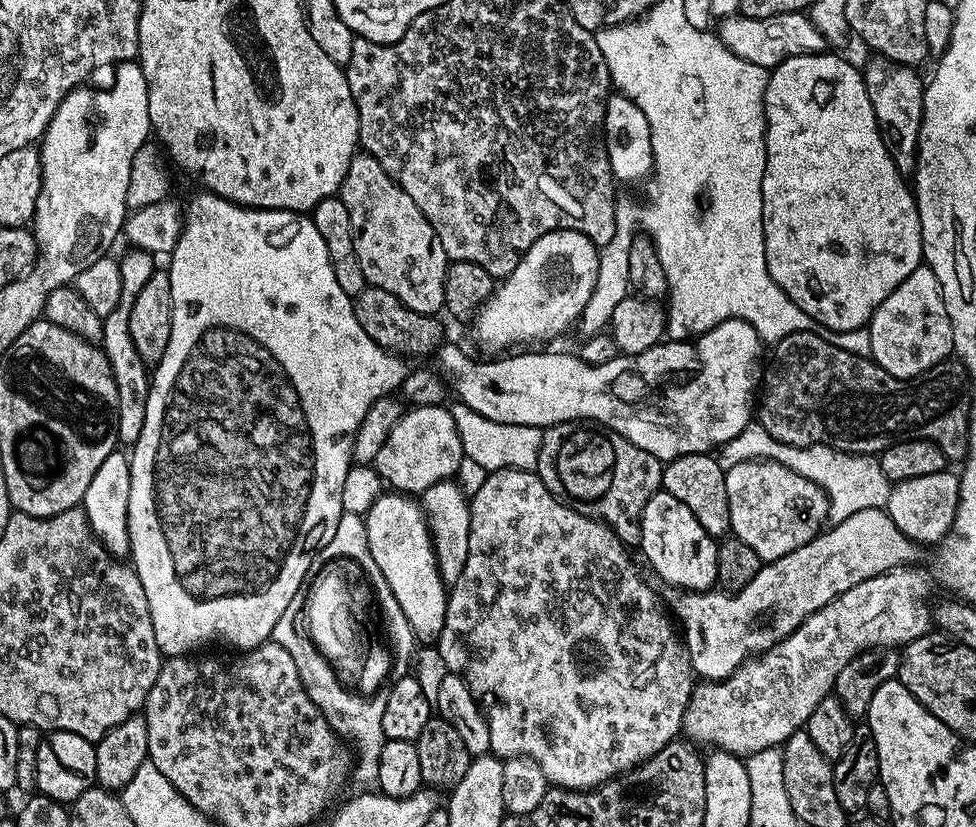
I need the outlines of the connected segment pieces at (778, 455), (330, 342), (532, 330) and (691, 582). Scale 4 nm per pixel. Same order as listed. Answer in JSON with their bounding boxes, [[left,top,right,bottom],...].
[[718,422,892,522],[128,190,410,657],[470,228,600,354],[639,491,718,592]]

